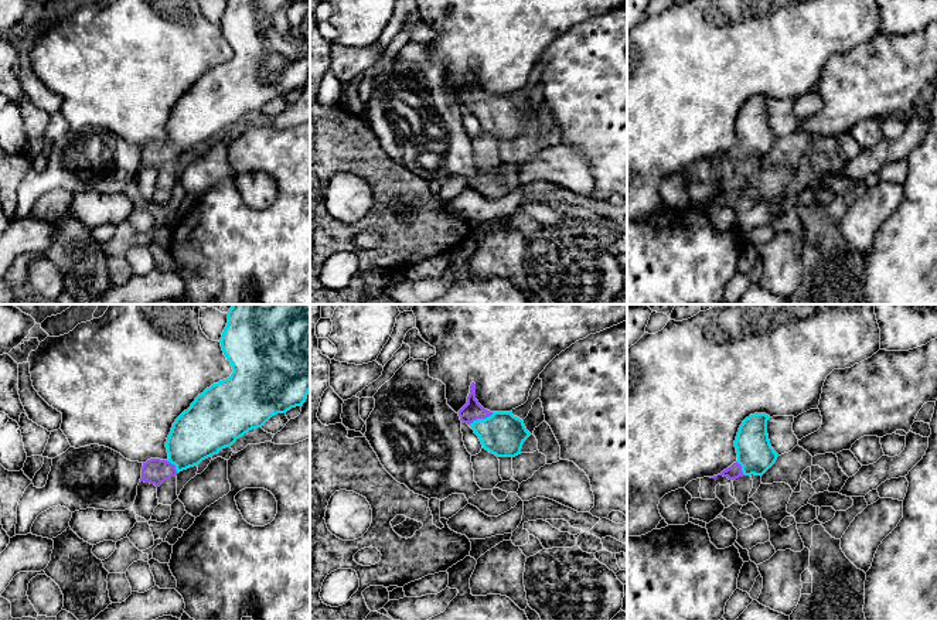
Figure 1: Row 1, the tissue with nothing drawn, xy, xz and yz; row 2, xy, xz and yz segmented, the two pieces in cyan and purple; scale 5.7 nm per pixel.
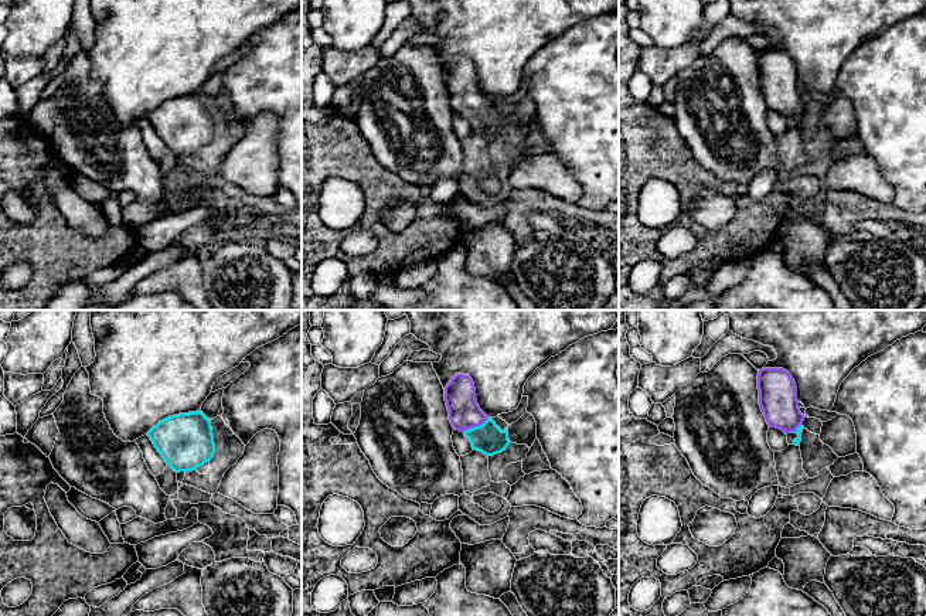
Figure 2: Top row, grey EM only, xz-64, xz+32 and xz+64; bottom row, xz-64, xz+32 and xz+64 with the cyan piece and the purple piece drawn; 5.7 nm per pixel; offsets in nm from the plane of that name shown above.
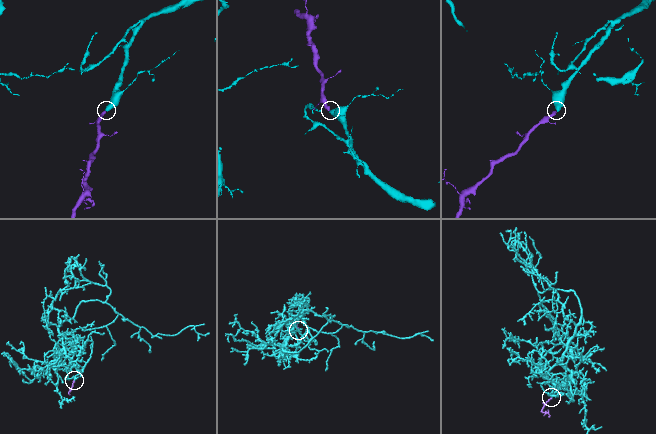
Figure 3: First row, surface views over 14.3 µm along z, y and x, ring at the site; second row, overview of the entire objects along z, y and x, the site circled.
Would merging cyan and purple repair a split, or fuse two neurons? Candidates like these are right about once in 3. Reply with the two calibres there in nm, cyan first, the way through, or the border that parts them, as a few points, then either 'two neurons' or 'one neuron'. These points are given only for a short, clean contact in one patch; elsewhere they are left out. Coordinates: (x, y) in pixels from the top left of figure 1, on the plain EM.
calibres 240 and 110 nm; way xz (501, 116), (480, 102), (472, 94); one neuron

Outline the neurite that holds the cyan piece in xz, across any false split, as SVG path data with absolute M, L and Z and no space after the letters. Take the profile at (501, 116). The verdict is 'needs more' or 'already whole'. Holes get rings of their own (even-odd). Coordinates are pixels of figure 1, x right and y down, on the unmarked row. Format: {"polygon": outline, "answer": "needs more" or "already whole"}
{"polygon": "M471 65L467 86L459 93L461 106L467 106L478 119L483 132L497 140L521 137L524 125L531 119L524 103L512 95L490 95L476 82L476 67Z", "answer": "needs more"}

